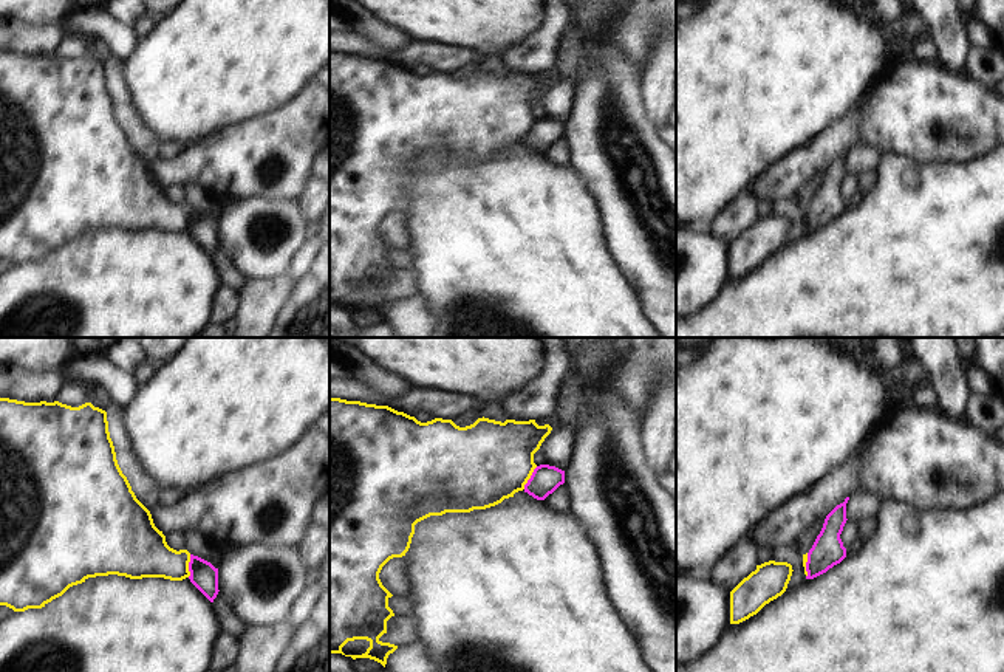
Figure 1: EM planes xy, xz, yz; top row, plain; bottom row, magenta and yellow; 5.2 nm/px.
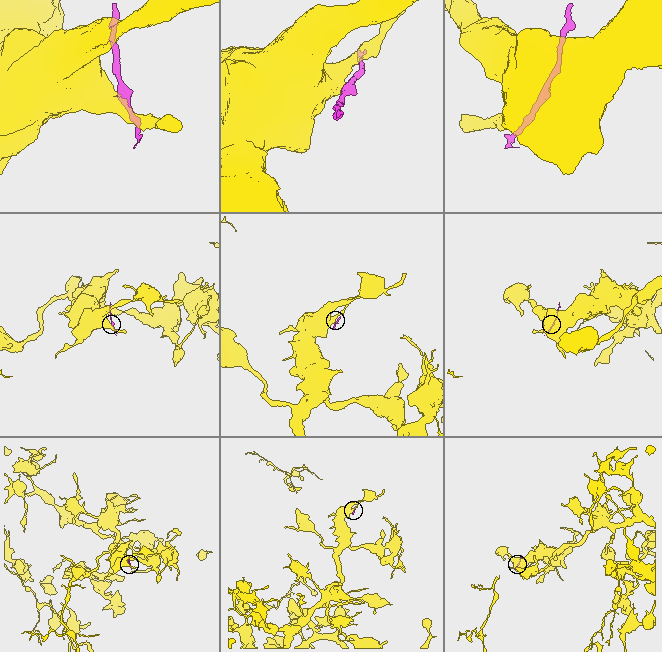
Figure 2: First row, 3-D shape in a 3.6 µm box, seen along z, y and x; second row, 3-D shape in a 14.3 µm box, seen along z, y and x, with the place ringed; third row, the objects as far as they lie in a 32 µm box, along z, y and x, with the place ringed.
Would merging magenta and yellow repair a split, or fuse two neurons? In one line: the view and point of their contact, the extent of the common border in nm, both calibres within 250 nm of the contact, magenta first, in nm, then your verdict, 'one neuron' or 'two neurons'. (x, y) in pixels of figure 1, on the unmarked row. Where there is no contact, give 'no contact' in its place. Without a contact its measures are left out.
contact xy (189, 219); length 120 nm; calibres 140 and 260 nm; two neurons

